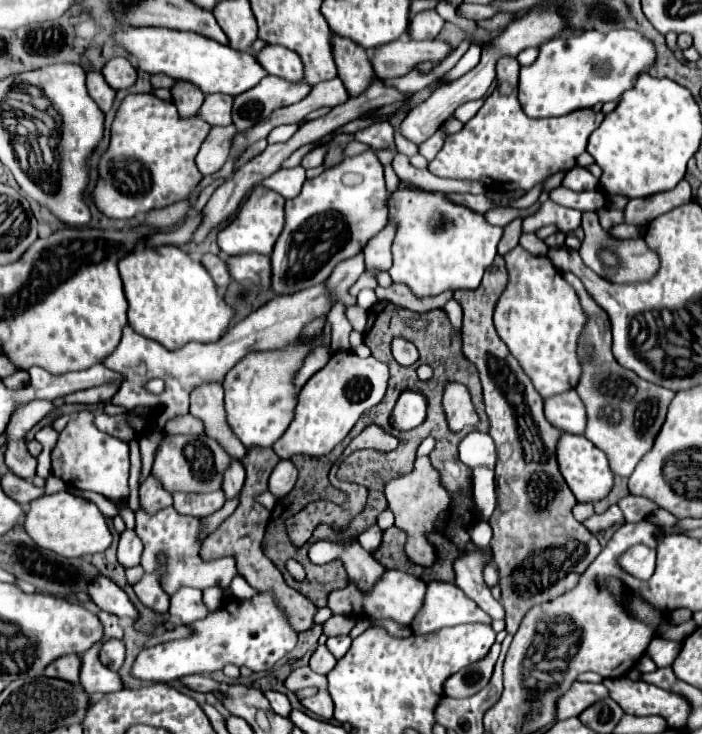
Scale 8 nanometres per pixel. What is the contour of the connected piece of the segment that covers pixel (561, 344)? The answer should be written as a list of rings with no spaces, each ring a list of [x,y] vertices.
[[[521,246],[505,254],[509,284],[495,306],[495,328],[509,352],[529,374],[535,390],[543,398],[573,390],[581,380],[581,362],[577,342],[587,324],[587,314],[579,296],[563,280],[557,268],[545,256],[533,256]]]

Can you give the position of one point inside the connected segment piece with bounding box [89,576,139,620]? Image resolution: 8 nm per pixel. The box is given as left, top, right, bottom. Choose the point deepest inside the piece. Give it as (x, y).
(105, 593)

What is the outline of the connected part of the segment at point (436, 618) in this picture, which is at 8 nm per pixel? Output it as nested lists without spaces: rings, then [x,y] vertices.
[[[429,582],[423,600],[423,610],[415,616],[411,630],[415,636],[427,636],[441,628],[453,628],[459,624],[491,624],[491,616],[479,610],[471,598],[467,598],[455,584]]]

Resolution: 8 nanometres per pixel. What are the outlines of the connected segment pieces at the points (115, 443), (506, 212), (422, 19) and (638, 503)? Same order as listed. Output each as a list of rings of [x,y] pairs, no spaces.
[[[87,410],[79,412],[69,420],[65,430],[59,434],[57,446],[51,452],[51,472],[59,476],[67,486],[79,490],[93,490],[103,494],[107,500],[119,506],[119,516],[125,520],[127,528],[135,528],[135,514],[129,508],[129,444],[103,434],[95,428],[93,416]]]
[[[491,208],[491,210],[487,210],[483,216],[485,216],[485,220],[487,220],[489,224],[507,226],[507,224],[509,224],[513,218],[517,218],[517,216],[525,218],[525,210],[519,210],[519,208]]]
[[[435,10],[419,12],[411,20],[407,36],[411,40],[431,40],[431,38],[437,38],[437,34],[439,34],[439,30],[441,30],[443,24],[445,24],[443,18]]]
[[[633,494],[619,500],[619,508],[623,510],[627,522],[641,522],[647,516],[651,516],[655,510],[659,510],[659,506],[655,502],[651,502],[649,498],[633,496]]]

